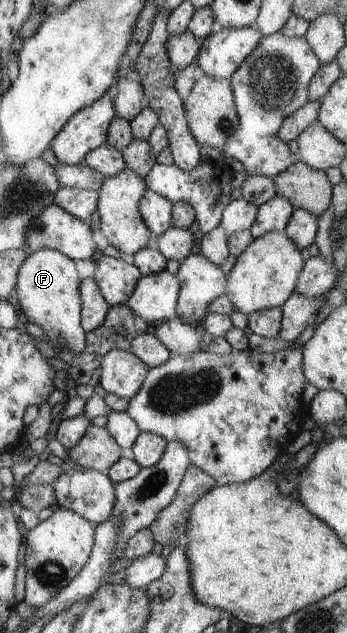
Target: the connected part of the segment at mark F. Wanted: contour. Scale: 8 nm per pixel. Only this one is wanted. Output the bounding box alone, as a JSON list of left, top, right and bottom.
[16,249,86,354]

